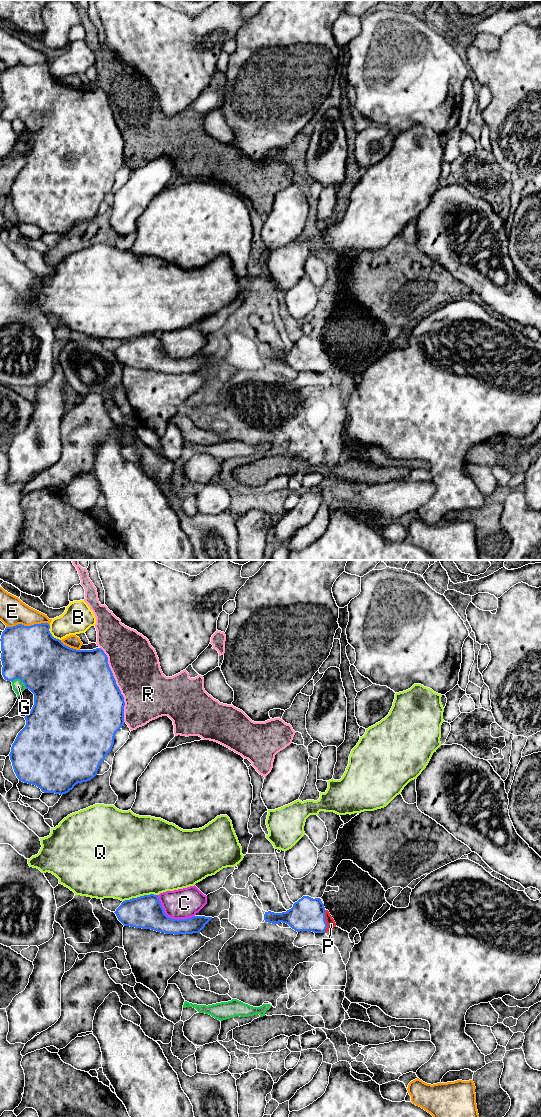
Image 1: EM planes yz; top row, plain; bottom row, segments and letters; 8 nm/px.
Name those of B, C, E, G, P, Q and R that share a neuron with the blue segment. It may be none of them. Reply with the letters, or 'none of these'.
P

